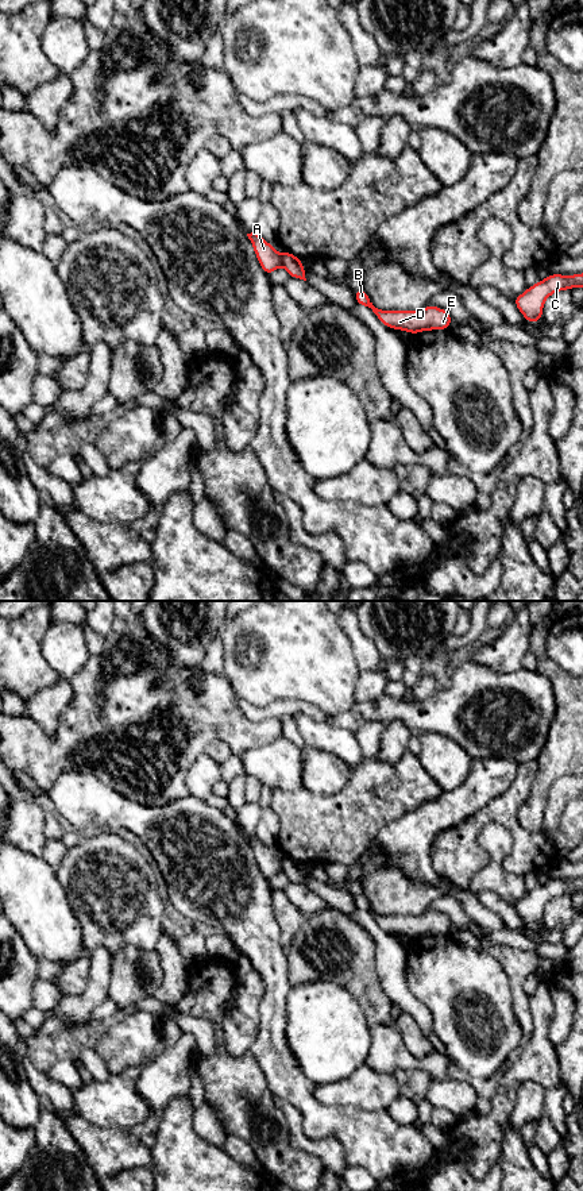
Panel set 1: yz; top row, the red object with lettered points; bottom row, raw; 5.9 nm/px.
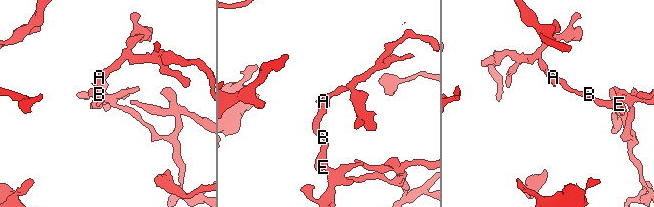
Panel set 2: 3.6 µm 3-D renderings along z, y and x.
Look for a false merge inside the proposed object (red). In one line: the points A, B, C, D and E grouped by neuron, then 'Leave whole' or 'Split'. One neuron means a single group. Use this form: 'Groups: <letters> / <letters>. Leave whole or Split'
Groups: A / B C D E. Split

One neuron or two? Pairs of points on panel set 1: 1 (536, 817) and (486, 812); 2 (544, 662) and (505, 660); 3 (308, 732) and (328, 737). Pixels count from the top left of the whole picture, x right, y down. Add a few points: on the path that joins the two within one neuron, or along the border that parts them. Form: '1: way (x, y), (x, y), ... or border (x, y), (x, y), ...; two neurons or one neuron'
1: border (531, 787), (518, 821), (537, 832); two neurons
2: border (533, 625), (528, 651); two neurons
3: way (313, 732), (323, 736); one neuron

